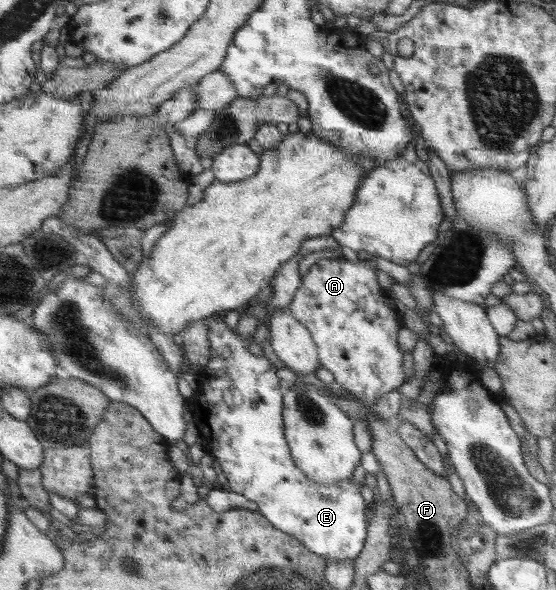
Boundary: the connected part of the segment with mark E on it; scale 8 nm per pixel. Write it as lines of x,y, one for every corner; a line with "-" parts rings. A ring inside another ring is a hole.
214,316
206,319
210,357
204,369
197,372
201,380
200,389
194,392
190,403
193,425
199,429
202,438
202,451
212,454
221,464
229,483
229,489
254,501
258,513
269,519
273,526
284,533
293,534
303,541
312,553
325,557
328,561
355,559
360,555
366,537
366,517
364,499
356,480
345,483
325,484
312,481
293,461
284,425
284,391
281,379
277,377
277,368
267,358
256,356
248,350
249,339
243,339
237,330
231,329
224,317
-
224,391
240,393
240,405
228,405
224,400

